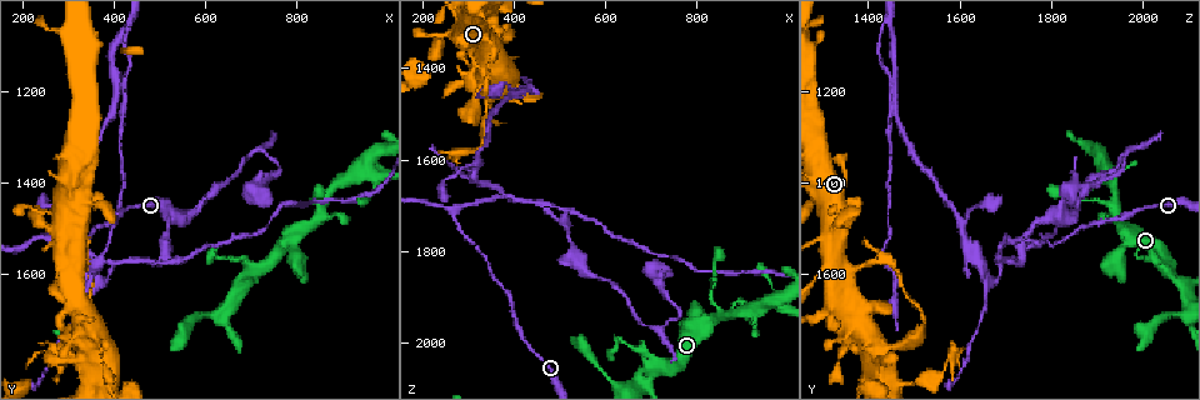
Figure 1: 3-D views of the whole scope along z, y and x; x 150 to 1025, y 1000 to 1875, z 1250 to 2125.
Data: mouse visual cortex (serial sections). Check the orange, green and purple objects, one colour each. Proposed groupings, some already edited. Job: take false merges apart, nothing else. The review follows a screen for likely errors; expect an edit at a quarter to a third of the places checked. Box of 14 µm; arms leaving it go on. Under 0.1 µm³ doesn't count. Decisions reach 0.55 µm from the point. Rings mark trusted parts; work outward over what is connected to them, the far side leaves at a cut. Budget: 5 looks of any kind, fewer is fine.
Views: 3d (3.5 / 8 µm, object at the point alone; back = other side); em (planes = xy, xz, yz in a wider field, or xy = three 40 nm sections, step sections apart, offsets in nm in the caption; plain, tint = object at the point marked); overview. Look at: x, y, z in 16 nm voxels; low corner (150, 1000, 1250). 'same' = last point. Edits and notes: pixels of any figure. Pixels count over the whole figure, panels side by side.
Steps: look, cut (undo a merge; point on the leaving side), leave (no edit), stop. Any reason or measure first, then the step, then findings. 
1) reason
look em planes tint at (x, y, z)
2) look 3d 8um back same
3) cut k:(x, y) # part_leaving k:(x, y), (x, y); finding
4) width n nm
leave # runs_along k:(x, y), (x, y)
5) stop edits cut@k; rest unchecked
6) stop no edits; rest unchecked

sharp bend
look 3d 8um at (265, 1525, 1710)

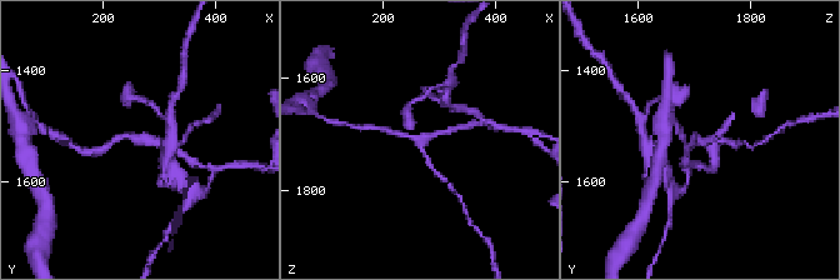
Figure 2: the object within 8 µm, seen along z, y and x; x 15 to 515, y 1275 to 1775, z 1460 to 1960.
zoom in
look 3d 3.5um at (270, 1525, 1705)

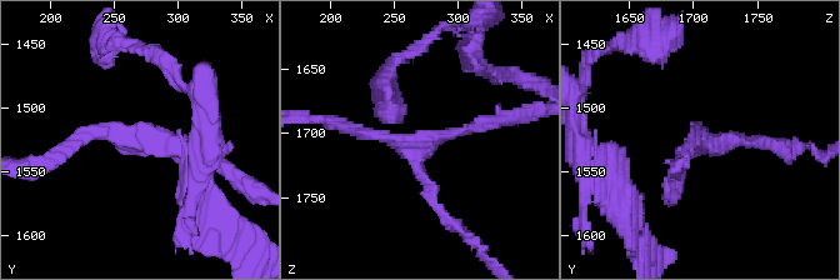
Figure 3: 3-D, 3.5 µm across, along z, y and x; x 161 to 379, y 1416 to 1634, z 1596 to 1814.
arms 3; arm_widths 100, 150, 150 nm; shape alone is not enough
look em xy step 3 tint at (266, 1526, 1710)

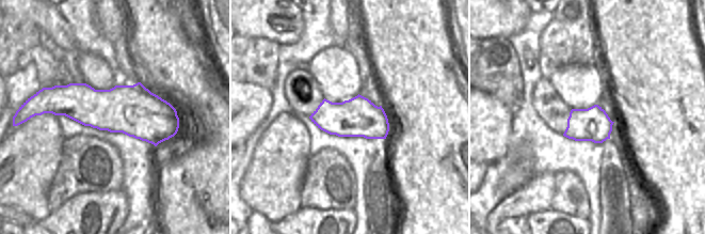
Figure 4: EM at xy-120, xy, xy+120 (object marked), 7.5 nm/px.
leave # all the same cell

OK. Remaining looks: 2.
three-way junction
look 3d 8um at (395, 1580, 1690)

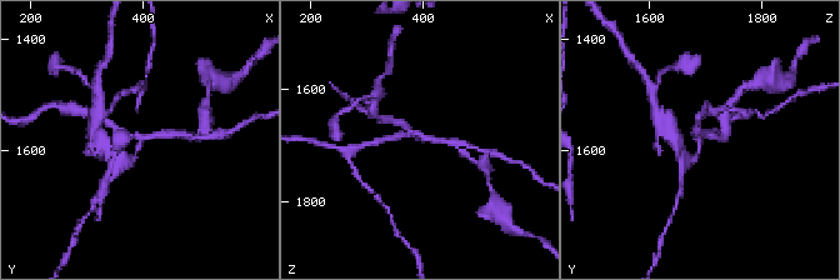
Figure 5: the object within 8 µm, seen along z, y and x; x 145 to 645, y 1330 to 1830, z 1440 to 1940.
arms 3; arm_widths 150, 150, 200 nm
look em xy step 5 tint at (395, 1585, 1690)

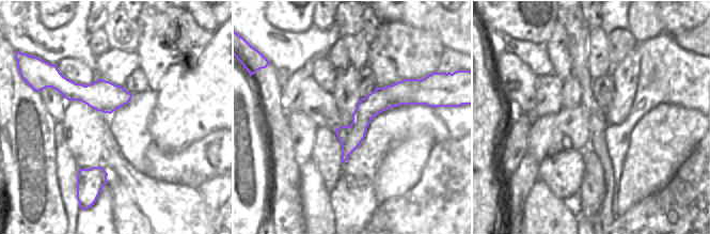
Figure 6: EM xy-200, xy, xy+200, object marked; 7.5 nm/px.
cut 5:(690, 160) # a second cell is stuck on

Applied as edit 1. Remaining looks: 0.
stop edits cut@5; rest unchecked

